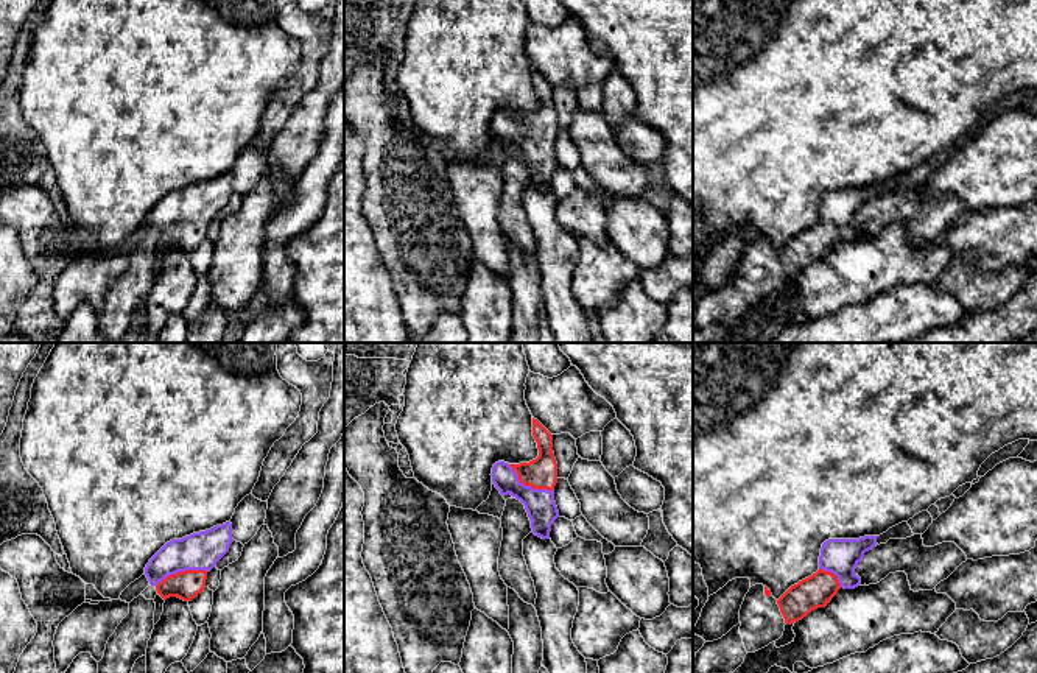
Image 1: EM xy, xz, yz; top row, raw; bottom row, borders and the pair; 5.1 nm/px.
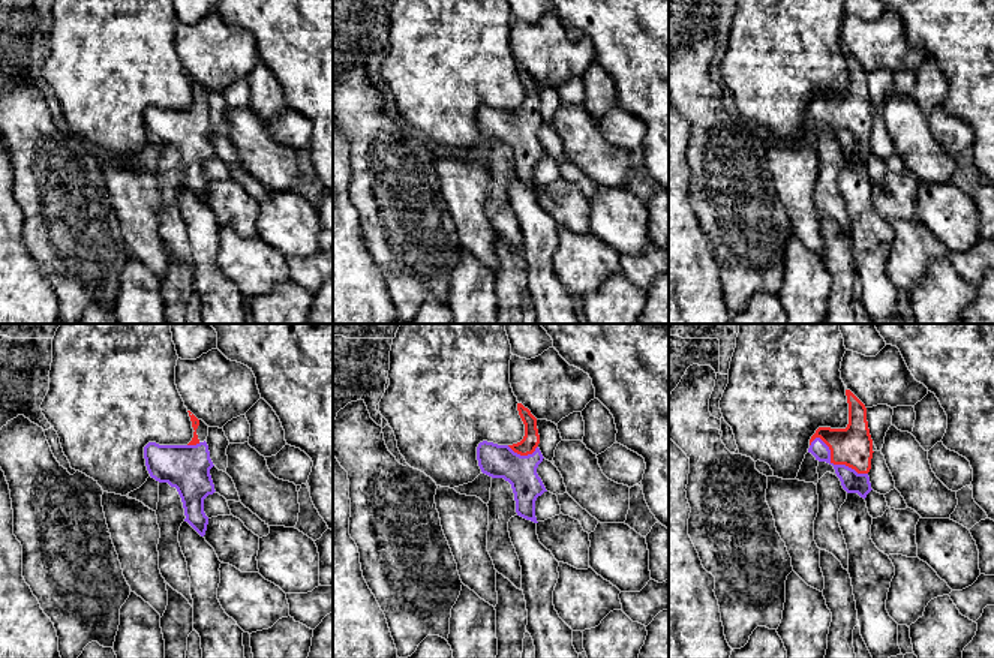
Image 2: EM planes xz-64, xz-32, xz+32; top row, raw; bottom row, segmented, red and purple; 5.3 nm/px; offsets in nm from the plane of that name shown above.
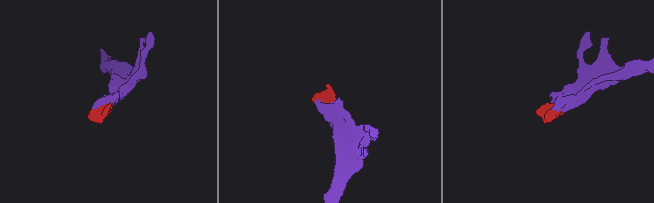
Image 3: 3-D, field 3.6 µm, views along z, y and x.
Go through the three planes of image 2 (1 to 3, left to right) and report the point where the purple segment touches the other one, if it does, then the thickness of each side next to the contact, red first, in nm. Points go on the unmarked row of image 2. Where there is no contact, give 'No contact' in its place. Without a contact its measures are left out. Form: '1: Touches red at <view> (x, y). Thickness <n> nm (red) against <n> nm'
1: Touches red at xz-64 (194, 108). Thickness 50 nm (red) against 240 nm
2: Touches red at xz-32 (522, 119). Thickness 90 nm (red) against 180 nm
3: Touches red at xz+32 (834, 128). Thickness 200 nm (red) against 120 nm

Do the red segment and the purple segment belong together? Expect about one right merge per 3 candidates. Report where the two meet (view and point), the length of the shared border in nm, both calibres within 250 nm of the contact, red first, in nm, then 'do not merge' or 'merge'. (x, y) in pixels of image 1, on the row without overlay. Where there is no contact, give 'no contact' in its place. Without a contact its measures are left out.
xz (530, 136) | 280 nm | 160/160 nm | merge

